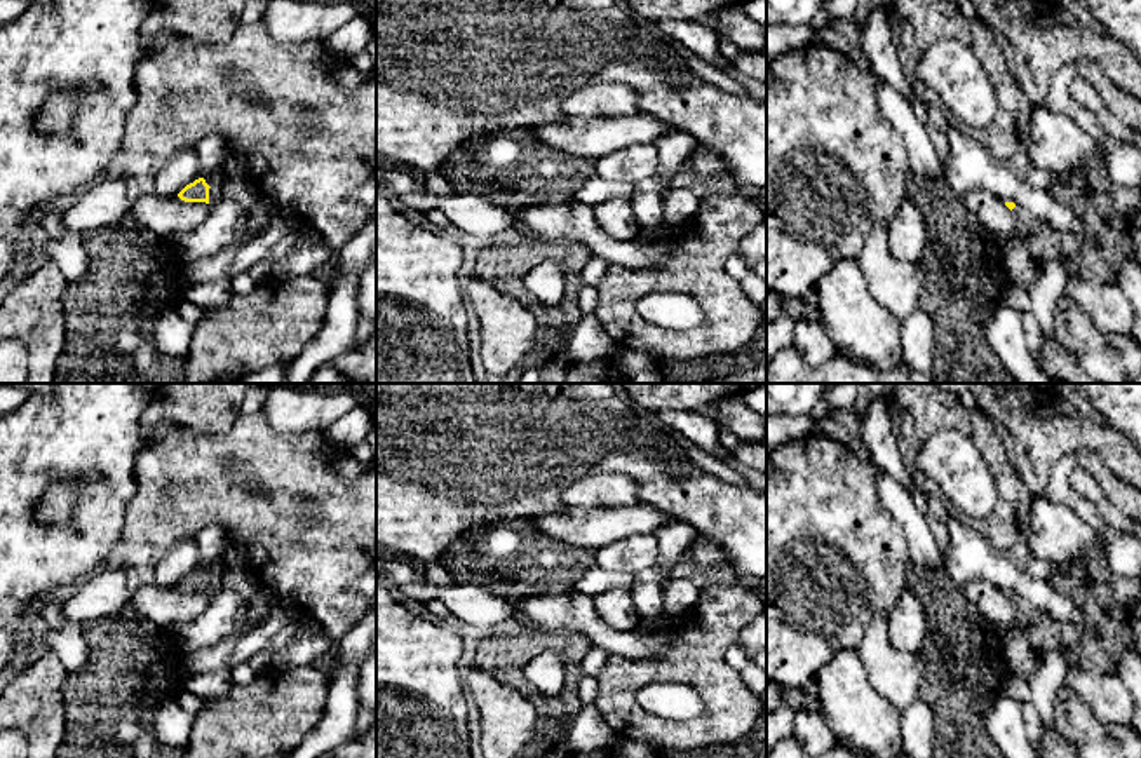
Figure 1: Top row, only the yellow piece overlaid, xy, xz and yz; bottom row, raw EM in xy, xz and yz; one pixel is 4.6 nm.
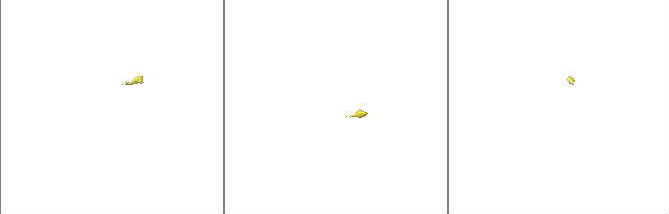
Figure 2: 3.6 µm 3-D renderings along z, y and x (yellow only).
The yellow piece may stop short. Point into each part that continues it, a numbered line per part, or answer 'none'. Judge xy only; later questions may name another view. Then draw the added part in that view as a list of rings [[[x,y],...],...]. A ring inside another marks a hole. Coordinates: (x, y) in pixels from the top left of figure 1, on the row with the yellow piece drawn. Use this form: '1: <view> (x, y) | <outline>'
1: xy (215, 180) | [[[226,167],[206,176],[206,183],[211,186],[209,188],[209,206],[213,206],[214,202],[219,200],[219,188],[221,188],[221,183],[223,179],[226,178]]]

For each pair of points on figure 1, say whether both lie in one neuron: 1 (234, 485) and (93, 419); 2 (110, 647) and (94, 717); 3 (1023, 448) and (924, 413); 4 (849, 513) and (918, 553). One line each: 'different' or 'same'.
1: different
2: same
3: different
4: different

